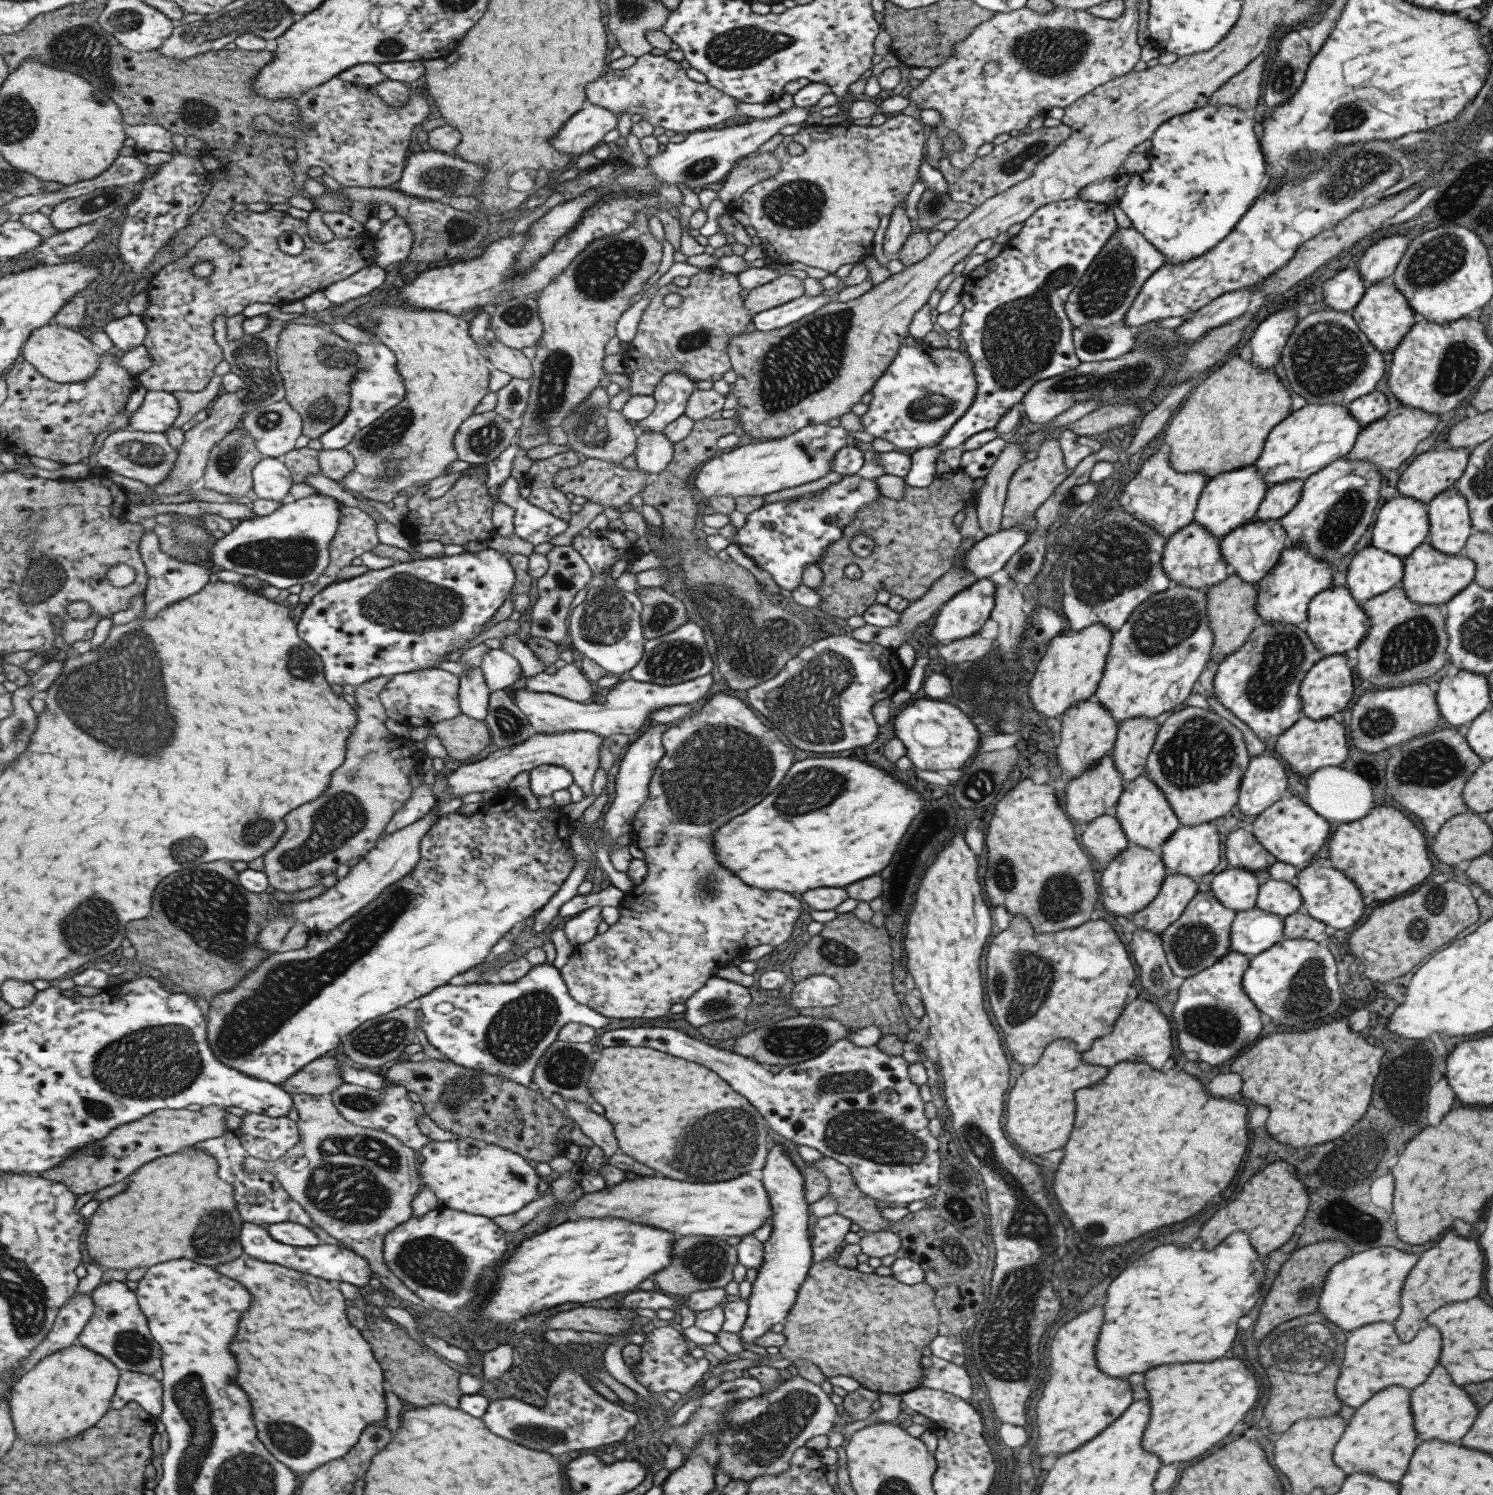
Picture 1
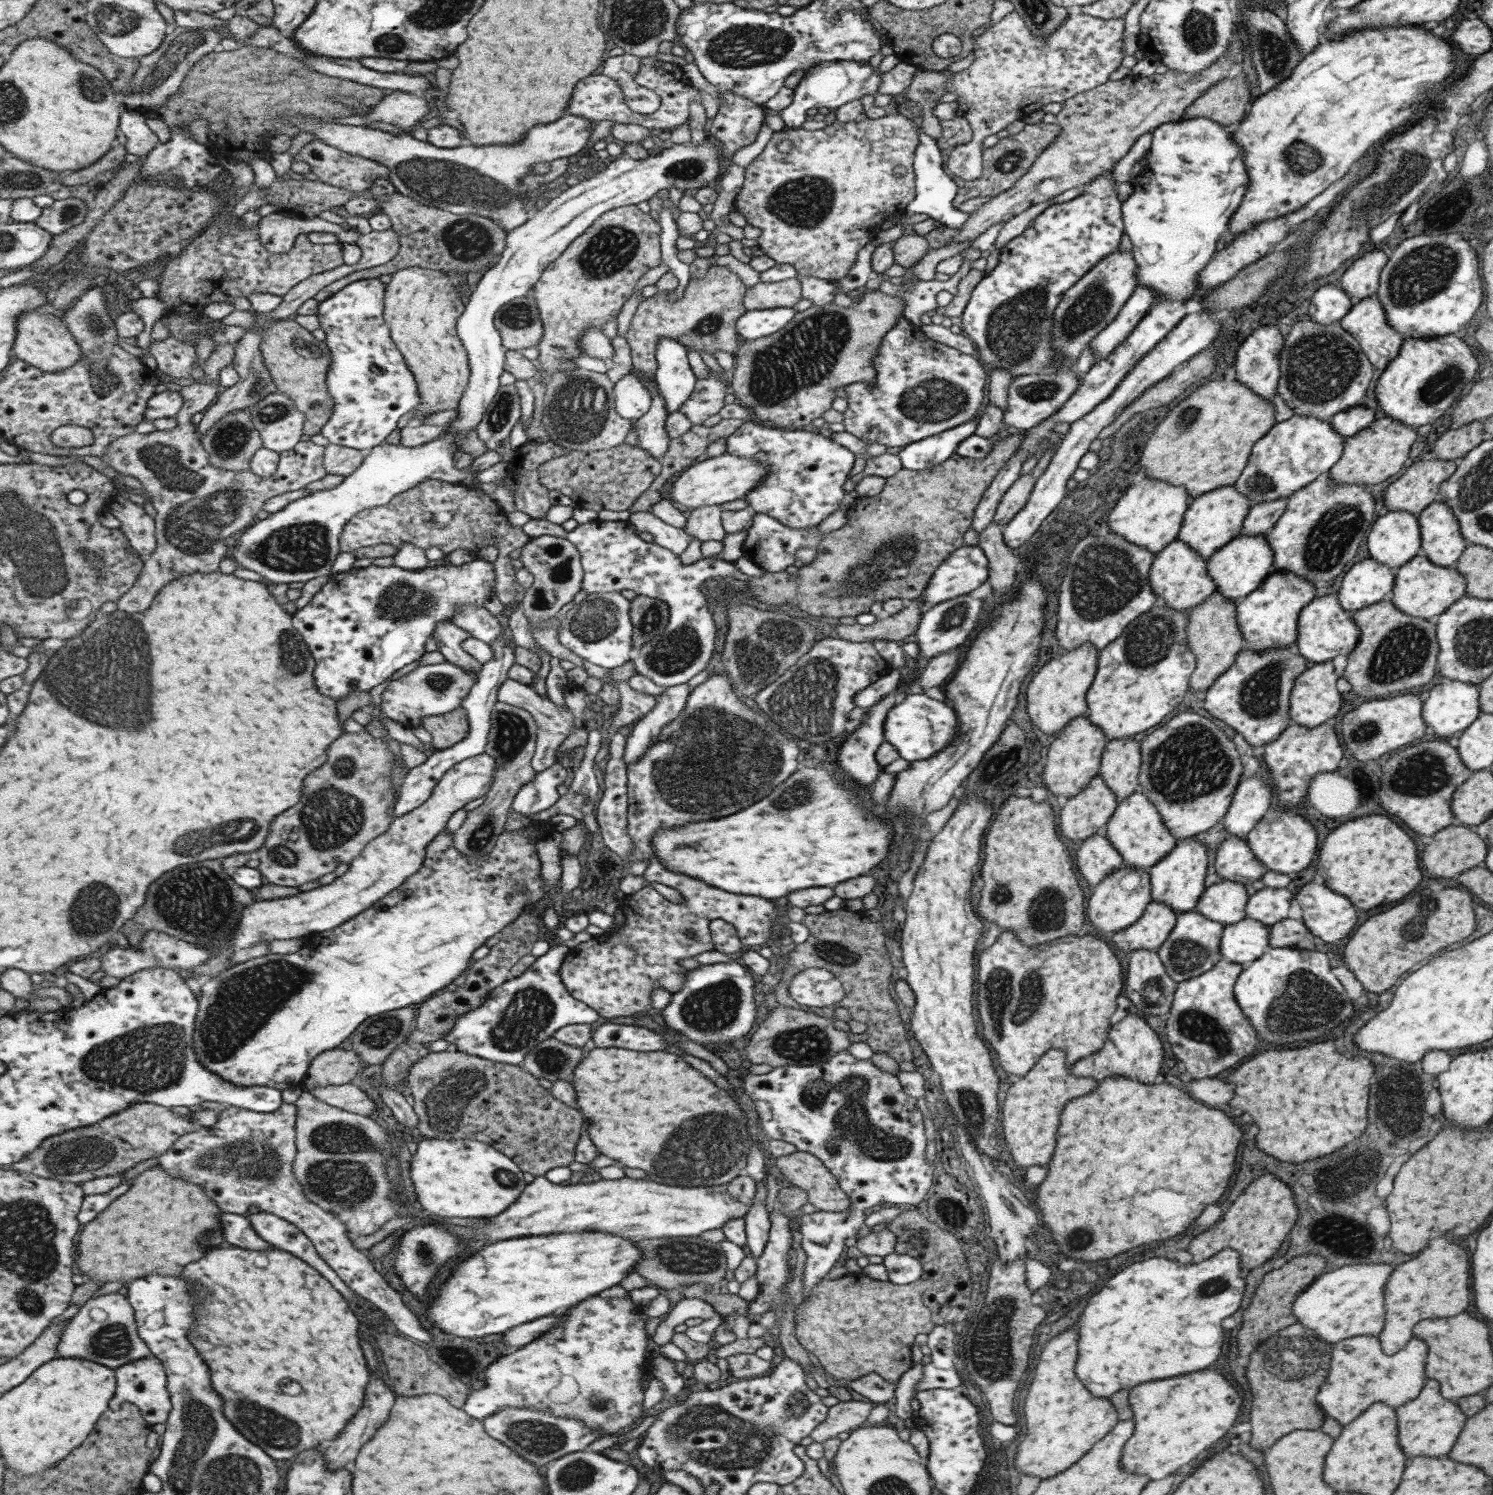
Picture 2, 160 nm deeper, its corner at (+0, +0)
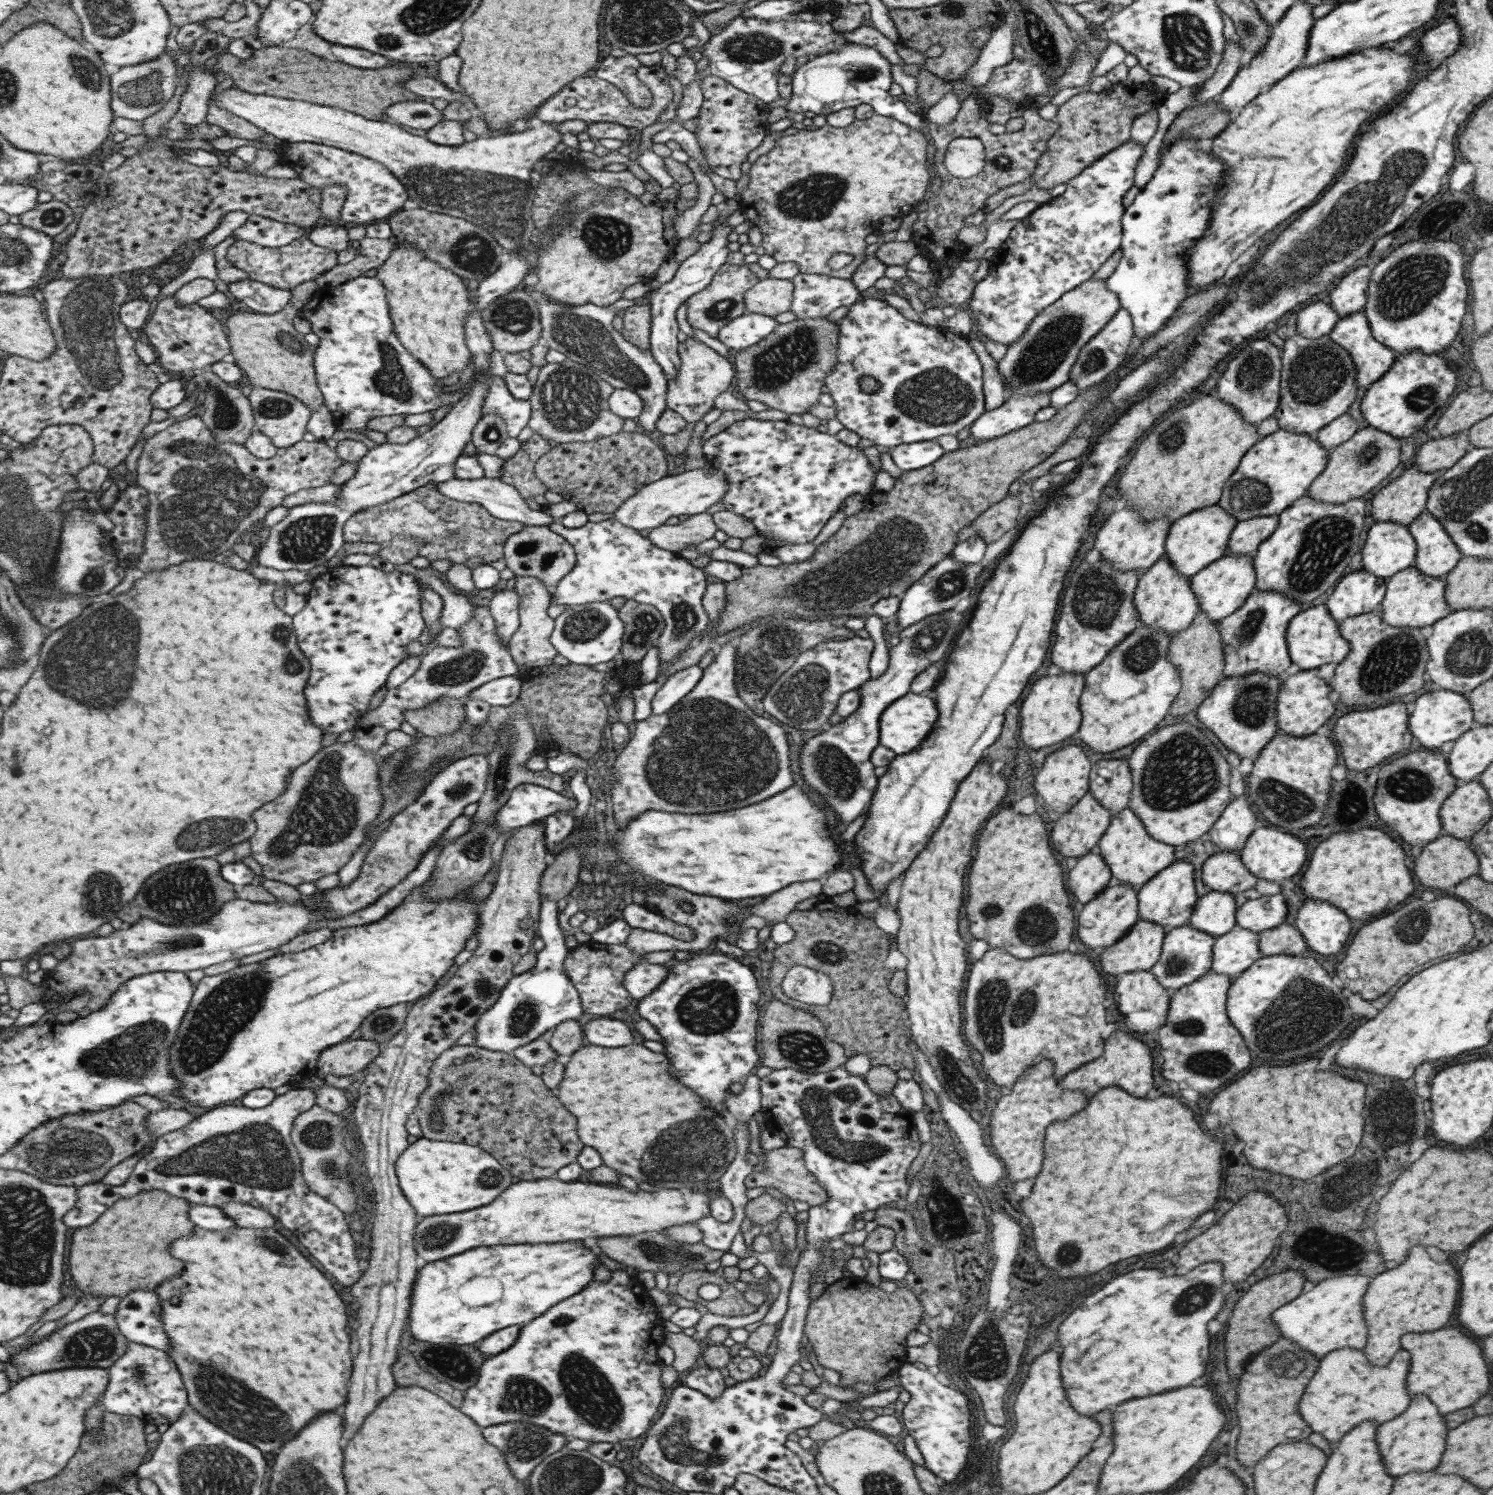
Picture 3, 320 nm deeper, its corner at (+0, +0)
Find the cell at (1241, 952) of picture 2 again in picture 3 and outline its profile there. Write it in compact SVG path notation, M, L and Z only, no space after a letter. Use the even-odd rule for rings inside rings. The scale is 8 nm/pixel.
M1237 925L1215 937L1211 952L1210 970L1226 974L1231 980L1262 957L1258 949L1258 934Z

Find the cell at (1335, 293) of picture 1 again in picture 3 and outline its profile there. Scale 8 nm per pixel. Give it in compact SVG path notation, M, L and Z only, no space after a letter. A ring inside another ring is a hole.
M1311 302L1296 311L1296 334L1303 338L1319 338L1331 332L1333 325L1339 320L1337 313L1323 302Z

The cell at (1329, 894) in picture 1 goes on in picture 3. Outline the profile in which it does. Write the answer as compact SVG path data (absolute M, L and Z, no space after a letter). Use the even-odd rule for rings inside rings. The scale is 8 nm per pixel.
M1305 899L1295 918L1306 946L1321 956L1335 954L1351 934L1349 918L1322 900Z

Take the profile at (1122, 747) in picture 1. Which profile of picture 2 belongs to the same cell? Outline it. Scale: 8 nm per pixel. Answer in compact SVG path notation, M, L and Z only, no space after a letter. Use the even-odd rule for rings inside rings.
M1133 736L1107 741L1100 756L1098 774L1117 802L1138 789L1140 764L1139 743Z

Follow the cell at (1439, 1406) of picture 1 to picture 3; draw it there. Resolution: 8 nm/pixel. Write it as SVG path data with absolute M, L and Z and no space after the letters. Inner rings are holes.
M1424 1394L1410 1398L1409 1406L1395 1418L1376 1426L1376 1445L1381 1461L1389 1476L1401 1476L1407 1472L1433 1471L1441 1460L1447 1436L1444 1418L1437 1412L1437 1407L1429 1402Z

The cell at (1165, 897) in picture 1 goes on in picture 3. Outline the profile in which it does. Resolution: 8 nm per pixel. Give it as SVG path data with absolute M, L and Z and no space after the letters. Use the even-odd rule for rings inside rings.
M1139 918L1117 942L1099 954L1100 976L1118 980L1126 972L1150 970L1159 958L1164 934L1162 926Z

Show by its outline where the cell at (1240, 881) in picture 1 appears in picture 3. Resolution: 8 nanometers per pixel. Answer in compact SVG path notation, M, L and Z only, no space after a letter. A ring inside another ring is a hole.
M1209 891L1197 897L1187 923L1215 938L1236 925L1235 910L1233 894Z

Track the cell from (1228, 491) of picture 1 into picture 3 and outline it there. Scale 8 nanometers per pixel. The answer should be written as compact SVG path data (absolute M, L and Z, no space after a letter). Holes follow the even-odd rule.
M1217 504L1182 515L1169 526L1164 542L1164 556L1169 559L1169 563L1173 563L1173 569L1179 575L1193 577L1225 555L1226 544L1236 524L1237 521Z

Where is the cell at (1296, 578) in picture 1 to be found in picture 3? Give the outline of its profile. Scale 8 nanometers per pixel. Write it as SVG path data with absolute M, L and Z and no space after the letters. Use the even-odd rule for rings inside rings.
M1276 590L1253 591L1235 612L1217 624L1223 653L1221 678L1254 672L1278 676L1281 672L1285 672L1290 664L1287 645L1285 645L1287 625L1299 611L1301 611L1299 602L1289 600Z

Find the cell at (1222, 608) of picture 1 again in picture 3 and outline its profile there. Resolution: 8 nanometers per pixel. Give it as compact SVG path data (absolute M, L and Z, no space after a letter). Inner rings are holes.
M1200 612L1180 633L1171 637L1167 649L1168 661L1177 669L1180 678L1180 689L1169 705L1171 716L1183 716L1198 707L1198 704L1212 691L1219 682L1223 670L1223 653L1217 621L1209 620L1204 612Z

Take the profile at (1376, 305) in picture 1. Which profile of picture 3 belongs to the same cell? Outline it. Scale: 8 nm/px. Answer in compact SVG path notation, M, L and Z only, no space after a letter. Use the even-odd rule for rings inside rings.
M1362 310L1340 318L1327 335L1331 342L1343 347L1352 358L1357 372L1356 386L1359 387L1381 378L1396 357L1389 346L1372 337Z

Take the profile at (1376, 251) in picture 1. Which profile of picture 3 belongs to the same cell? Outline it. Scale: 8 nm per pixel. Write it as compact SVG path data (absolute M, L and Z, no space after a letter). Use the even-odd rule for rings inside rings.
M1368 265L1356 267L1343 275L1339 279L1339 283L1329 292L1329 305L1331 305L1329 308L1337 313L1339 319L1362 310L1365 302L1367 302L1367 287L1370 274L1371 268Z

